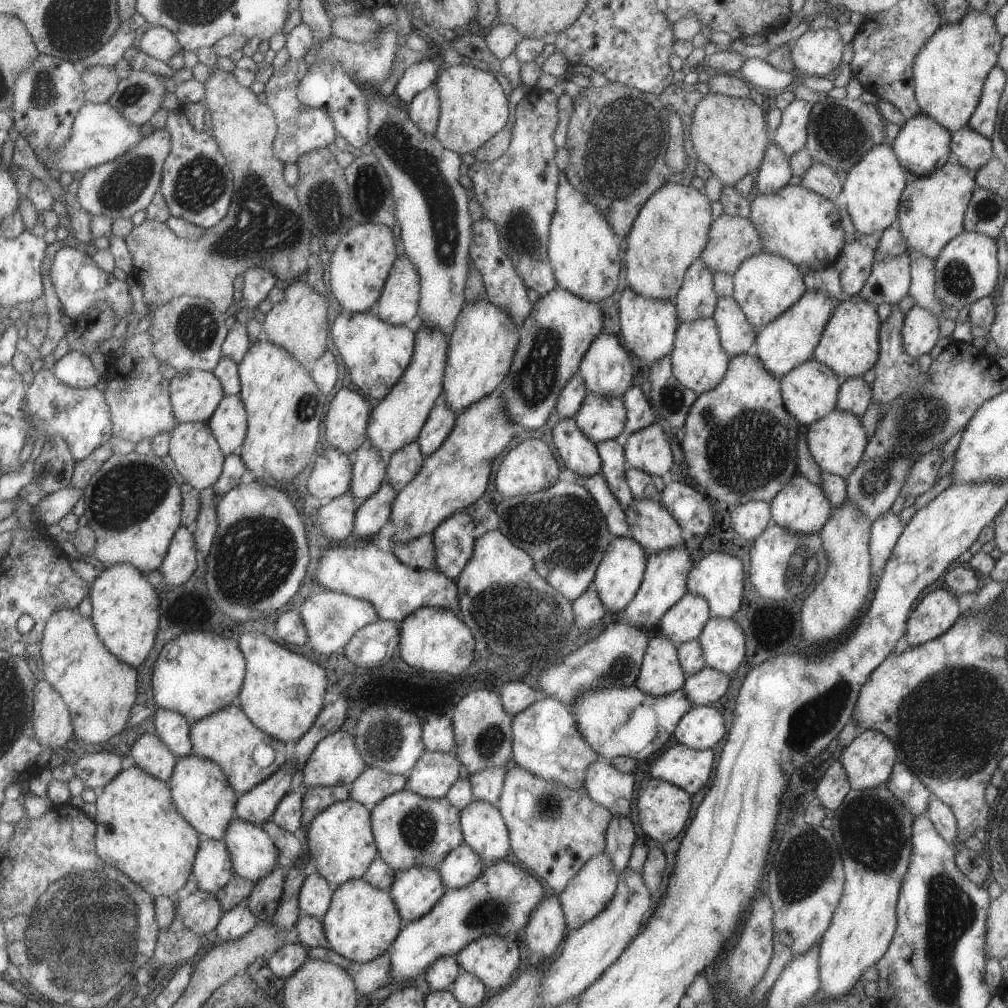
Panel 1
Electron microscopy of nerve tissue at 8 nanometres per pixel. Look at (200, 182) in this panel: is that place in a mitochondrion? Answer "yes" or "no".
yes

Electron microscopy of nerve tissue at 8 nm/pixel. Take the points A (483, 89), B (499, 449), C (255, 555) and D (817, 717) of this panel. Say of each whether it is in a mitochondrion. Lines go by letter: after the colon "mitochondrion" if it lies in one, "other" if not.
A: other
B: other
C: mitochondrion
D: mitochondrion

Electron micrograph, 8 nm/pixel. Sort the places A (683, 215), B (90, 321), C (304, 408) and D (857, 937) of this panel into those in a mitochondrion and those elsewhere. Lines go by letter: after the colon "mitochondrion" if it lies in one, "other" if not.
A: other
B: other
C: mitochondrion
D: other

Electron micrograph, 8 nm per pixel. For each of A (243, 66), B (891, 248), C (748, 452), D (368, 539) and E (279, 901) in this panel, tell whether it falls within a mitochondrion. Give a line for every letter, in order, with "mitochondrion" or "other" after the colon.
A: other
B: other
C: mitochondrion
D: other
E: other

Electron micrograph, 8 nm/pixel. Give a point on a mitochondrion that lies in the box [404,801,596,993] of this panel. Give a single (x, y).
(493, 913)

